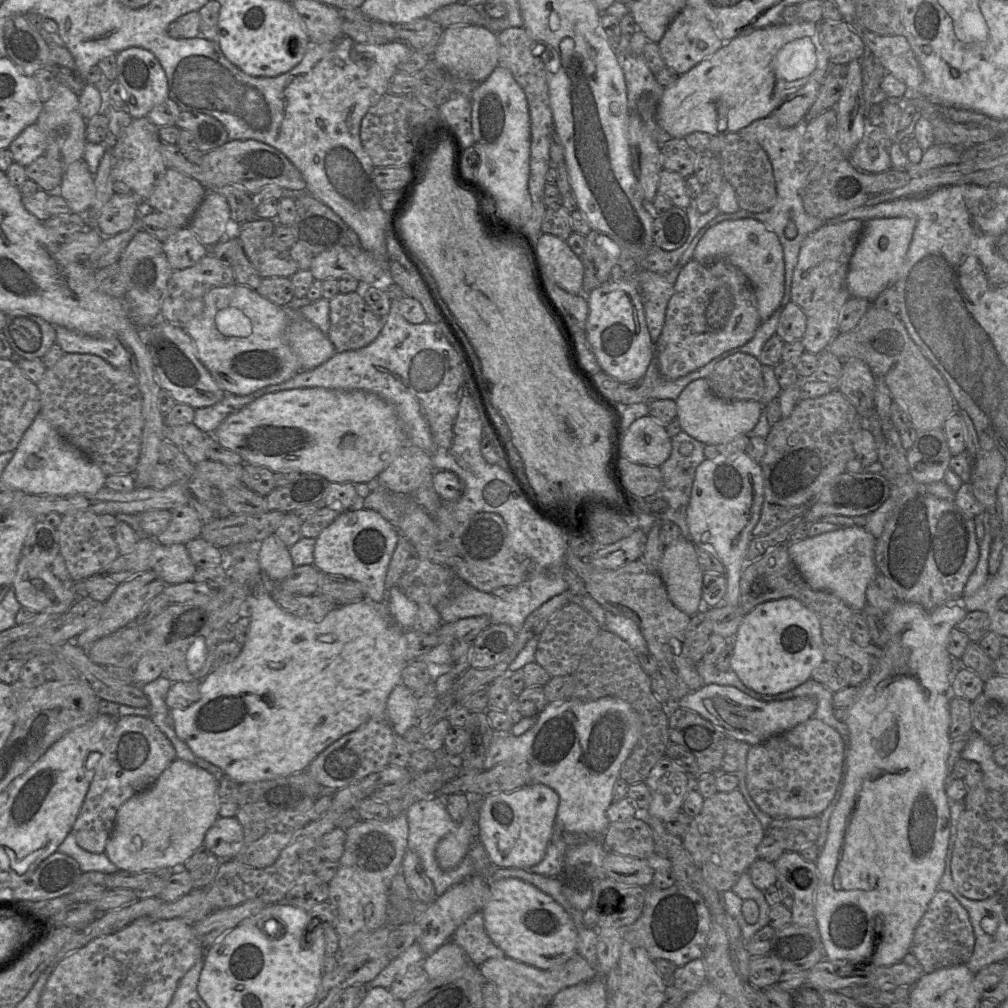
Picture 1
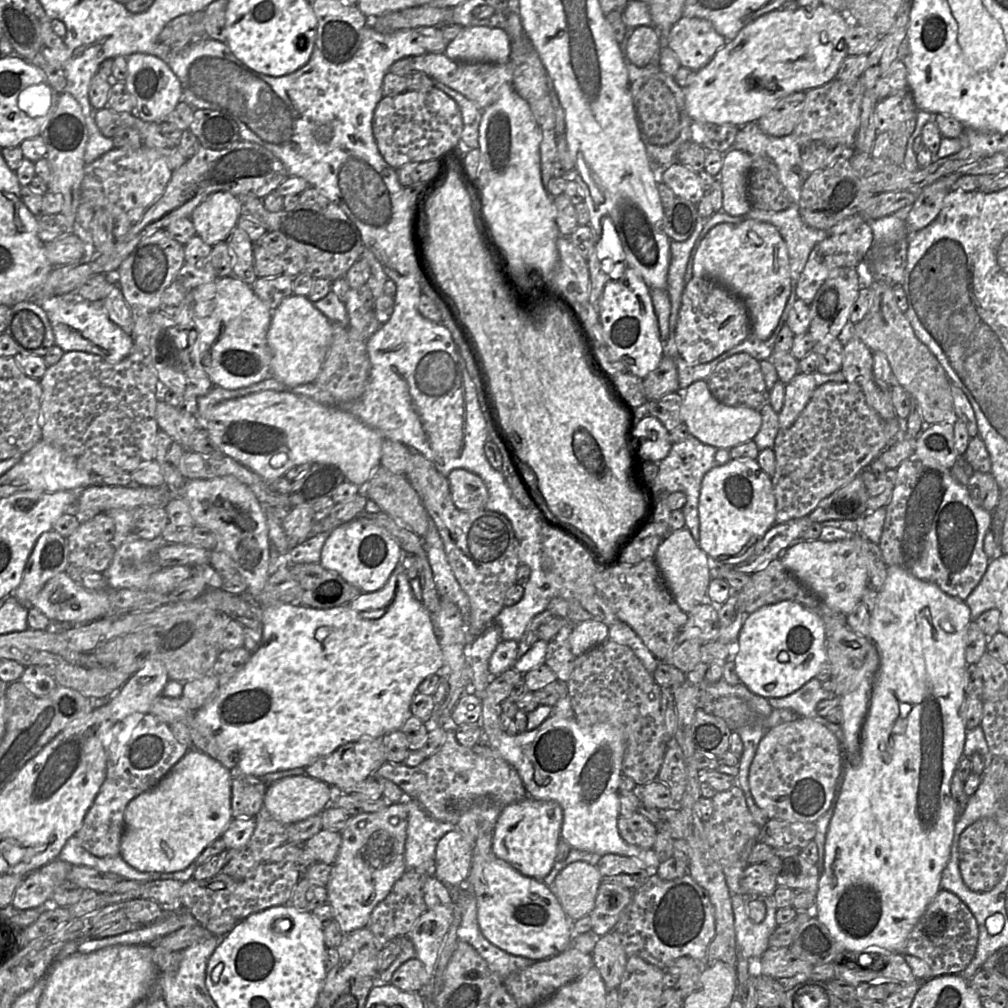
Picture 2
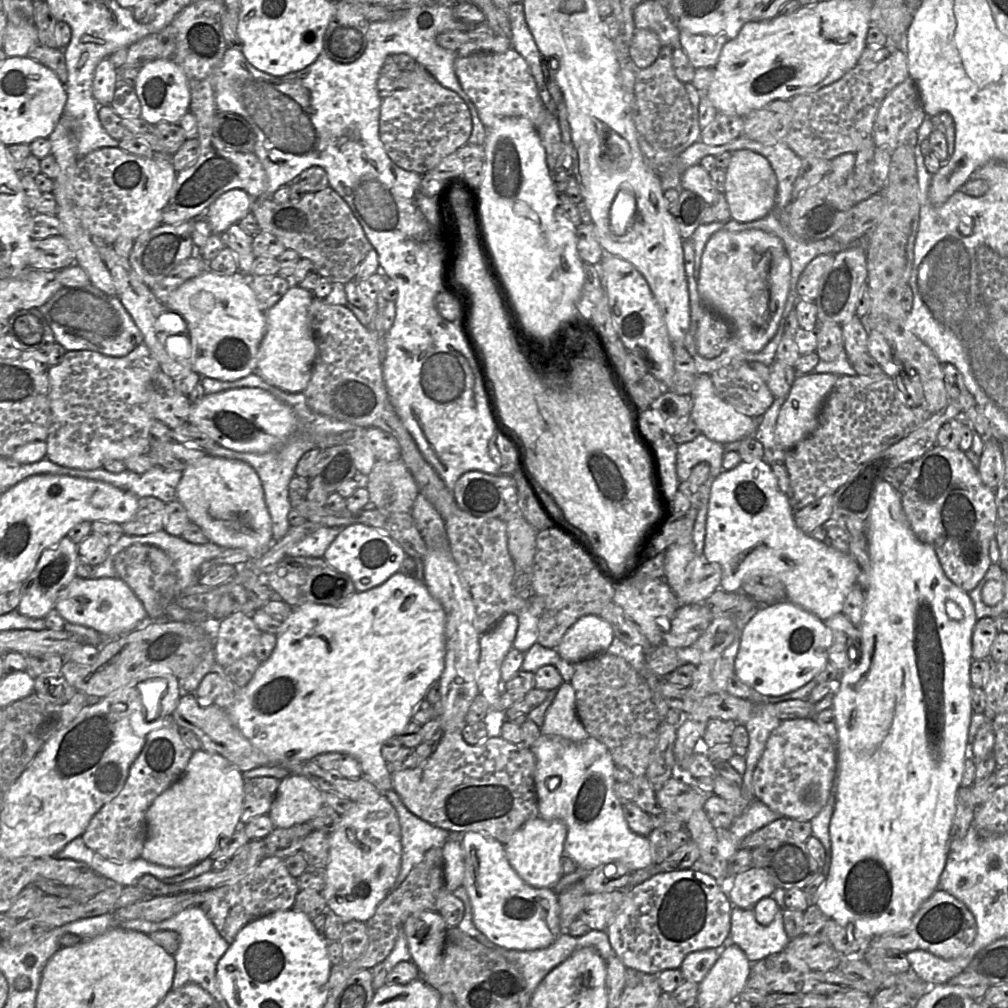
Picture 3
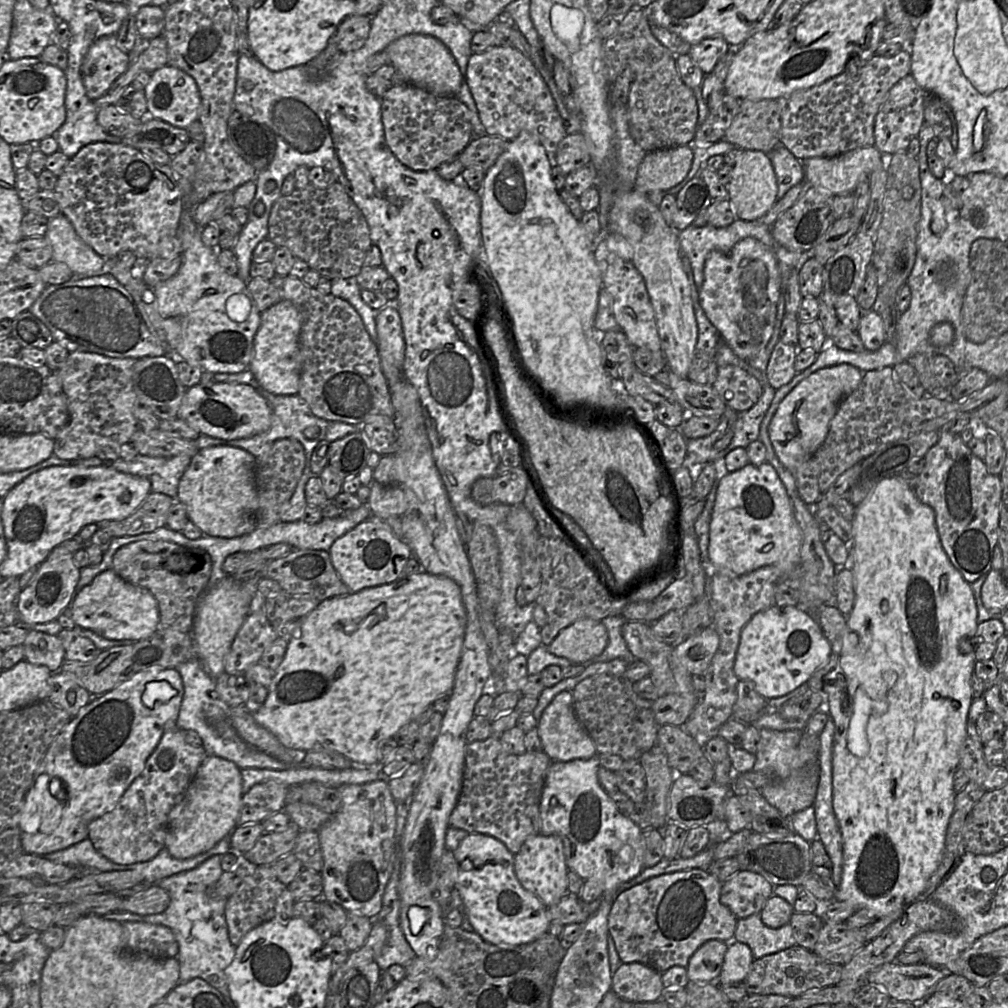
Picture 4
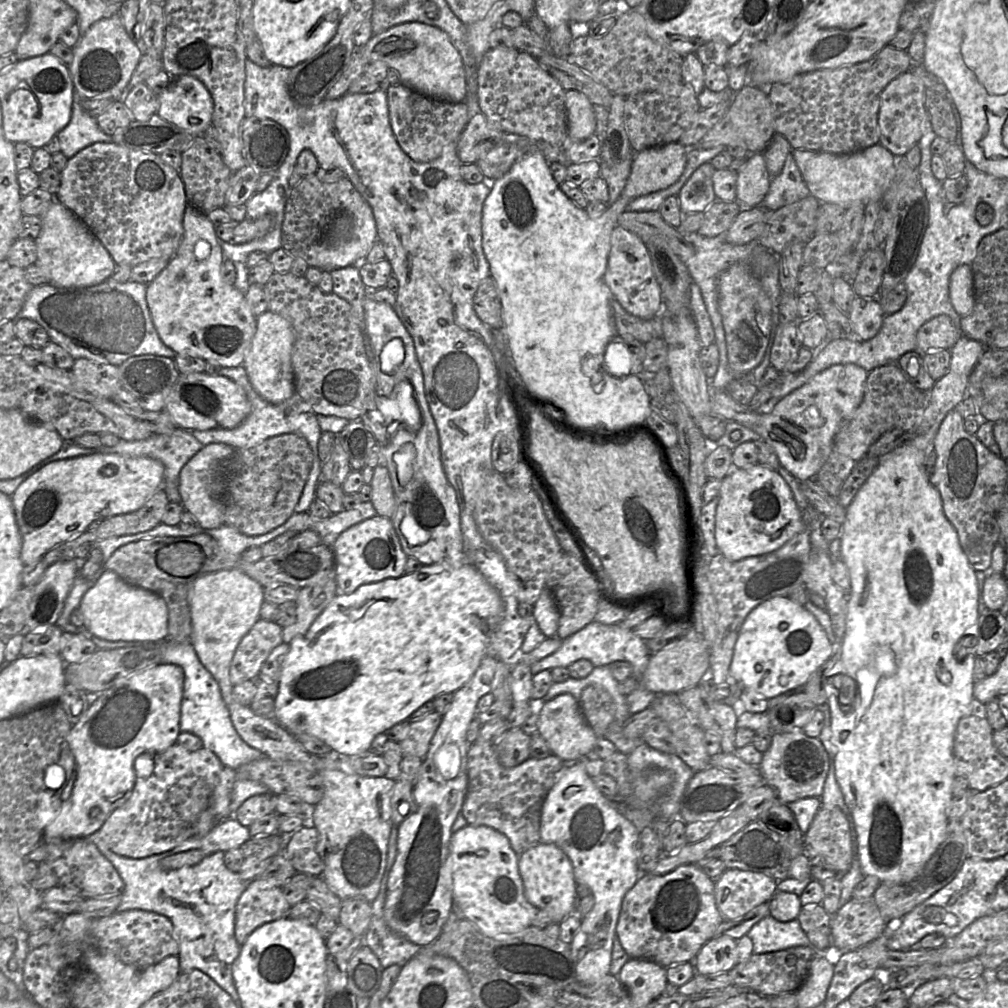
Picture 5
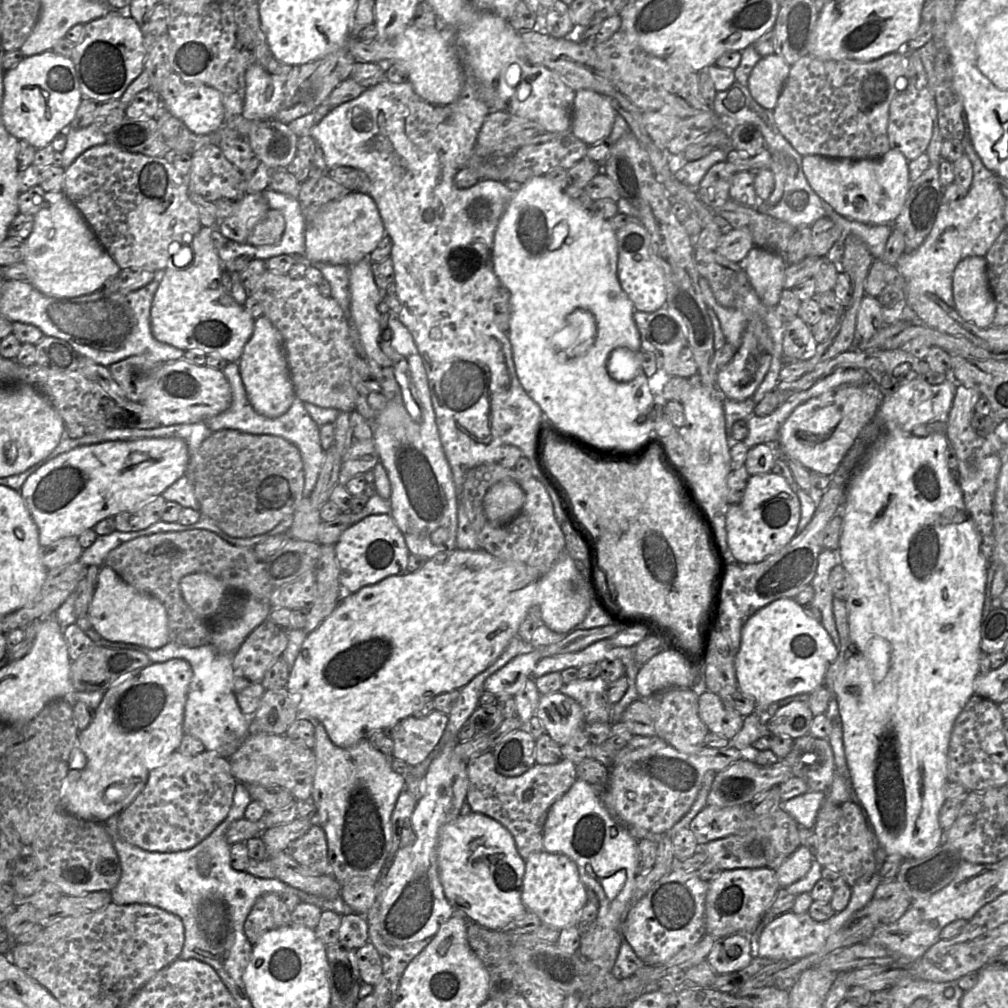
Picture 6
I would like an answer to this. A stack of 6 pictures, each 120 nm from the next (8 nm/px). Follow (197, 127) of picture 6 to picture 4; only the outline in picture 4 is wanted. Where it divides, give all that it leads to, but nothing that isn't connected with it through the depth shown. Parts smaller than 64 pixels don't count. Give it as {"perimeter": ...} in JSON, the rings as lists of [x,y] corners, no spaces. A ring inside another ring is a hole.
{"perimeter":[[[166,65],[151,73],[151,79],[144,89],[148,117],[163,120],[175,127],[186,129],[199,120],[201,96],[196,81],[179,68]]]}

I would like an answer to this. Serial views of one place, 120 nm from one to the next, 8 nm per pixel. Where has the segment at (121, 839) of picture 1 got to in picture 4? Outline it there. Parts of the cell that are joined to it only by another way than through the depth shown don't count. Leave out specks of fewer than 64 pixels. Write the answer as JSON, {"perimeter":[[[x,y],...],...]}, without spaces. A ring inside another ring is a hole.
{"perimeter":[[[207,756],[181,801],[168,815],[164,848],[176,859],[187,859],[213,848],[236,828],[242,804],[241,769],[233,762]]]}

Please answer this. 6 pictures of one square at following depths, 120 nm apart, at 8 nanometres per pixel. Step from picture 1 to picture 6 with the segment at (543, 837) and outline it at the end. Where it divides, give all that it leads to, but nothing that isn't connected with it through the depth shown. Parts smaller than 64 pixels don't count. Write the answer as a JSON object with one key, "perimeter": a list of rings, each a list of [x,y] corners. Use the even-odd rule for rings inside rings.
{"perimeter":[[[541,850],[532,853],[525,860],[521,900],[528,911],[536,914],[541,919],[542,924],[547,924],[561,930],[569,926],[577,925],[579,913],[588,902],[587,888],[579,877],[577,865],[569,857],[563,854]]]}

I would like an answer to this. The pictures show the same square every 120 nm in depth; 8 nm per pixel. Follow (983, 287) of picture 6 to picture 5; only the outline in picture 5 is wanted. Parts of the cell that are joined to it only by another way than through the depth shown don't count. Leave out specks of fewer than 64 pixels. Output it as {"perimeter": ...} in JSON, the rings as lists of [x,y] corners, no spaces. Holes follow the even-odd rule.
{"perimeter":[[[971,265],[958,266],[950,276],[950,301],[957,314],[962,318],[973,311],[974,277]]]}

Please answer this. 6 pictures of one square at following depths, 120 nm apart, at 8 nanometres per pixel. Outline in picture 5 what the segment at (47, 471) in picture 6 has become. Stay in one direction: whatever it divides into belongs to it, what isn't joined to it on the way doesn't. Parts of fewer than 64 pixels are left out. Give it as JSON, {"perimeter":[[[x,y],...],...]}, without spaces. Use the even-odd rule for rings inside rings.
{"perimeter":[[[95,453],[53,461],[23,481],[11,496],[21,535],[21,560],[29,565],[55,546],[82,534],[94,520],[140,509],[164,483],[164,465],[156,459]]]}

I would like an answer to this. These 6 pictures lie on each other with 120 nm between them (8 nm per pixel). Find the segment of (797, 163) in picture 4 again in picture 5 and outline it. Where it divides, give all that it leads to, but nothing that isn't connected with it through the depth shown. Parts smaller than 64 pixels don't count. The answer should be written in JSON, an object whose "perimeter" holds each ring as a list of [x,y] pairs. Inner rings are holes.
{"perimeter":[[[791,151],[786,157],[782,171],[771,178],[768,192],[759,206],[775,211],[810,194]]]}

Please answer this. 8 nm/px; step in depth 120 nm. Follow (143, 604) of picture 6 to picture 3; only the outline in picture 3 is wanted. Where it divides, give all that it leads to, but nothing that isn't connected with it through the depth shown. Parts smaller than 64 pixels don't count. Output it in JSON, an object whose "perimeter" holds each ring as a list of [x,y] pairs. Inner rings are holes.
{"perimeter":[[[76,576],[56,603],[55,609],[68,622],[91,627],[104,638],[125,635],[148,617],[143,603],[119,577],[81,578]]]}

